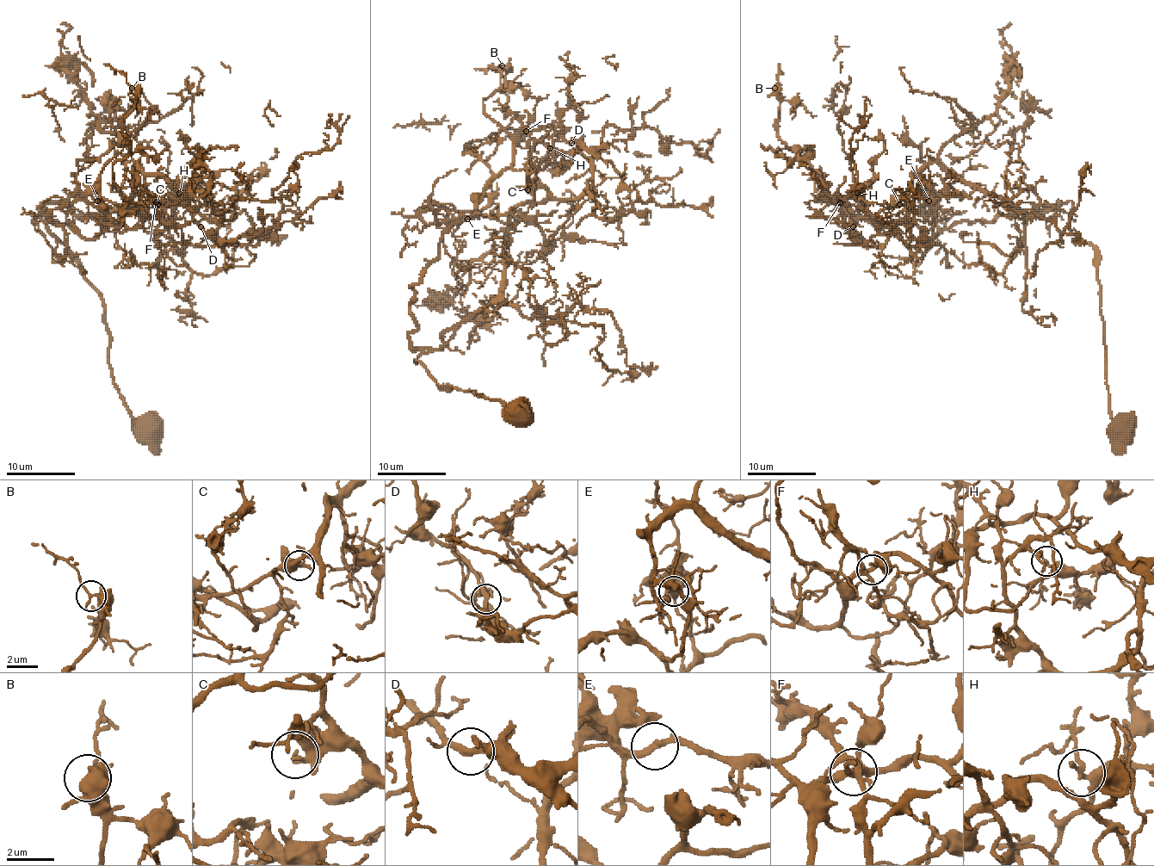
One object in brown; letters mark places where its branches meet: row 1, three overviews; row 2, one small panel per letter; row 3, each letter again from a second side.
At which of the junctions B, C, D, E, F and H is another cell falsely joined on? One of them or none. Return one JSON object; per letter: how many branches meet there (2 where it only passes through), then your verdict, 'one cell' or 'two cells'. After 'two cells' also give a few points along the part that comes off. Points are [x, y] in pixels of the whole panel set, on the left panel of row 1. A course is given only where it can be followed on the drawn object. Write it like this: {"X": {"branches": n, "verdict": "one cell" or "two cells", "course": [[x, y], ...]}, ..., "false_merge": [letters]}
{"B": {"branches": 2, "verdict": "one cell"}, "C": {"branches": 2, "verdict": "one cell"}, "D": {"branches": 2, "verdict": "one cell"}, "E": {"branches": 2, "verdict": "one cell"}, "F": {"branches": 2, "verdict": "one cell"}, "H": {"branches": 2, "verdict": "two cells", "course": [[180, 194], [164, 132], [125, 96], [180, 93], [223, 64], [269, 100], [271, 126], [238, 176], [243, 163]]}, "false_merge": ["H"]}

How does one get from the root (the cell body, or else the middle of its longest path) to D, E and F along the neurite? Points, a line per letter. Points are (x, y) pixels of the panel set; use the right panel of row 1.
D: (1120, 425), (1098, 252), (1072, 231), (1070, 201), (930, 238), (906, 219), (879, 228), (838, 195), (853, 226)
E: (1120, 425), (1110, 415), (1098, 252), (1072, 231), (1072, 202), (941, 228), (928, 201)
F: (1120, 425), (1098, 252), (1072, 231), (1070, 201), (954, 221), (934, 238), (840, 202)

